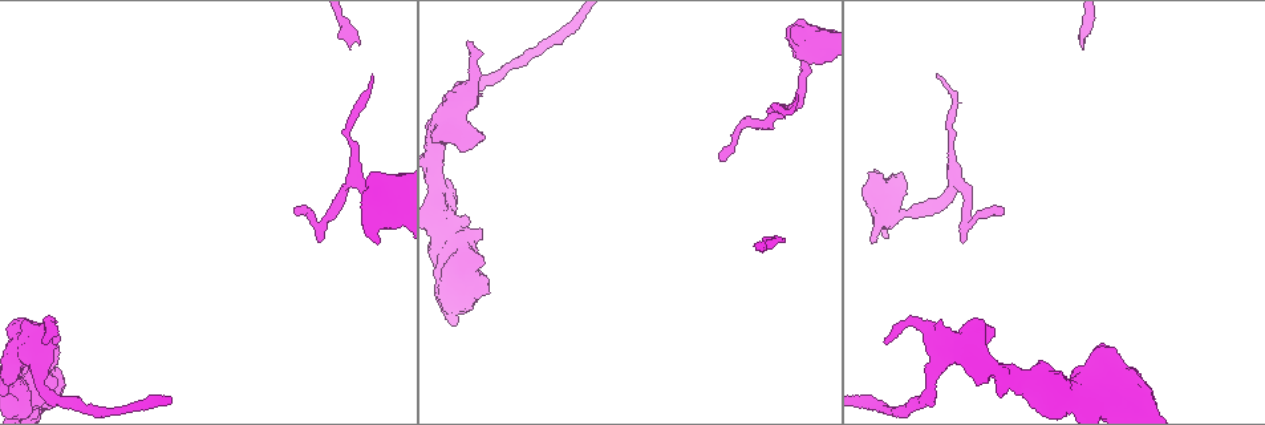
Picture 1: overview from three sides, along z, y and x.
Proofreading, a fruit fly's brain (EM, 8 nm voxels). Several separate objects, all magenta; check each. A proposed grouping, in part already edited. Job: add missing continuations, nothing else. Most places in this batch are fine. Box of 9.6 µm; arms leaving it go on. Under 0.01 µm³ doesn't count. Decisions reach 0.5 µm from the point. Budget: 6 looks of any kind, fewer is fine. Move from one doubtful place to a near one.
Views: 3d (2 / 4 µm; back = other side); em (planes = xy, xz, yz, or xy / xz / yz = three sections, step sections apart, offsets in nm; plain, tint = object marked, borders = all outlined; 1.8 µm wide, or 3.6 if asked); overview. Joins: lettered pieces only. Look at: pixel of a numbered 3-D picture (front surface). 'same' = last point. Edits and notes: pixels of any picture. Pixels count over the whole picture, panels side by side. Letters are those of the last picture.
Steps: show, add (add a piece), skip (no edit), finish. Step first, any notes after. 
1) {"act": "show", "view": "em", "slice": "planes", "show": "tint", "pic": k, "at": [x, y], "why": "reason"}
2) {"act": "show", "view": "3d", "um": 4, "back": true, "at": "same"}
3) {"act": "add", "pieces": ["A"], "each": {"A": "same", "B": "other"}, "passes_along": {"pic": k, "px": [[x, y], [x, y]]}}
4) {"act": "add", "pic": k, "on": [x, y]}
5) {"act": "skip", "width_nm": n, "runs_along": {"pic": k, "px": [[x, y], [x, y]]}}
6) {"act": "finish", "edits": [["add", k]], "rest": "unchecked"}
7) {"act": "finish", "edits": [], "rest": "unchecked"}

{"act": "show", "view": "3d", "um": 4, "pic": 1, "at": [45, 344], "why": "free end"}

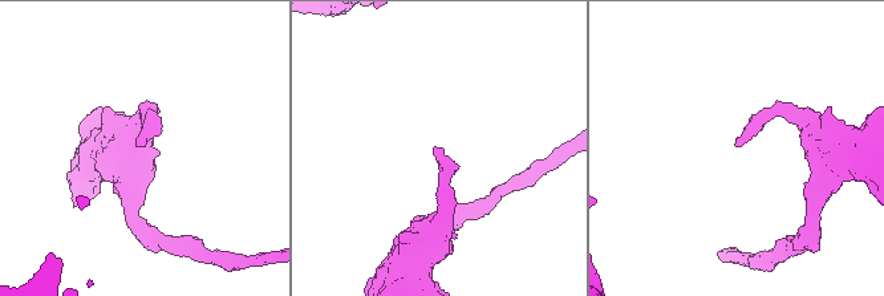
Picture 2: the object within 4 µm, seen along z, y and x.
{"act": "show", "view": "em", "slice": "planes", "show": "plain", "pic": 2, "at": [436, 148]}

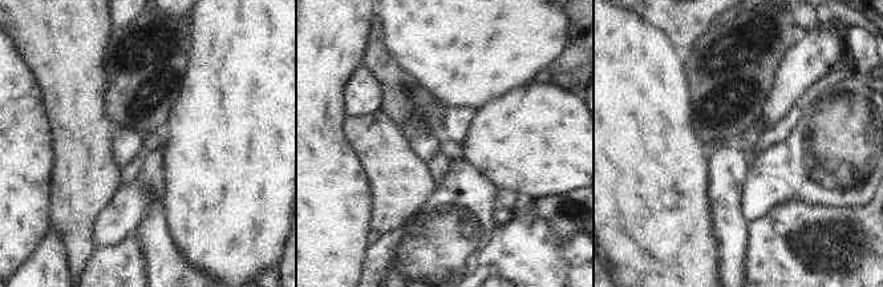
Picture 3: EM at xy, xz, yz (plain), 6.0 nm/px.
{"act": "show", "view": "em", "slice": "planes", "show": "borders", "at": "same"}

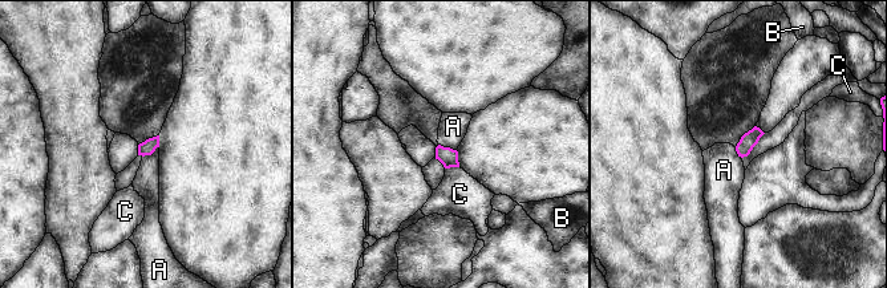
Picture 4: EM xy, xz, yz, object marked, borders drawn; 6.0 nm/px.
{"act": "skip", "each": {"A": "other", "B": "other", "C": "other"}, "border": {"pic": 4, "px": [[158, 146], [150, 154], [142, 157]]}, "found": "no lettered piece goes on from it"}

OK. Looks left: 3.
{"act": "show", "view": "3d", "um": 4, "pic": 1, "at": [873, 242], "why": "an open end"}

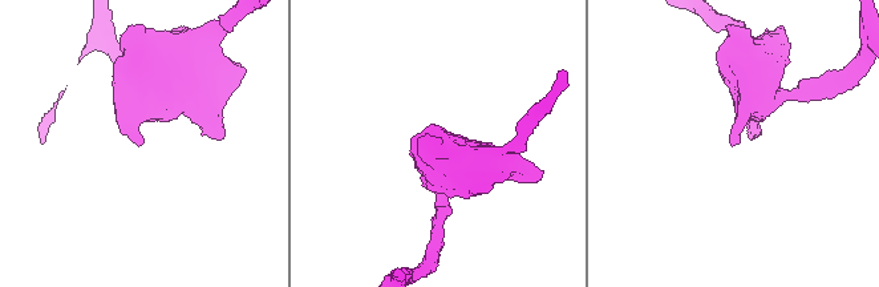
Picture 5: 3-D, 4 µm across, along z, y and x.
{"act": "show", "view": "em", "slice": "planes", "show": "borders", "pic": 5, "at": [141, 143], "why": "shape alone is not enough"}

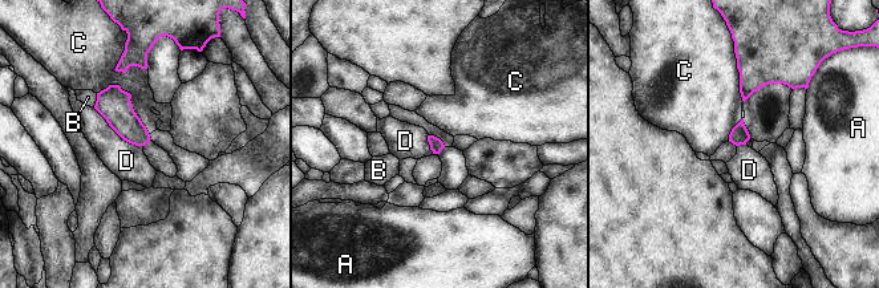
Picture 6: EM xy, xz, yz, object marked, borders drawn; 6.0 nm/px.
{"act": "skip", "each": {"A": "other", "B": "other", "C": "other", "D": "other"}, "found": "no lettered piece goes on from it"}

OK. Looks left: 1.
{"act": "finish", "edits": [], "rest": "unchecked"}

